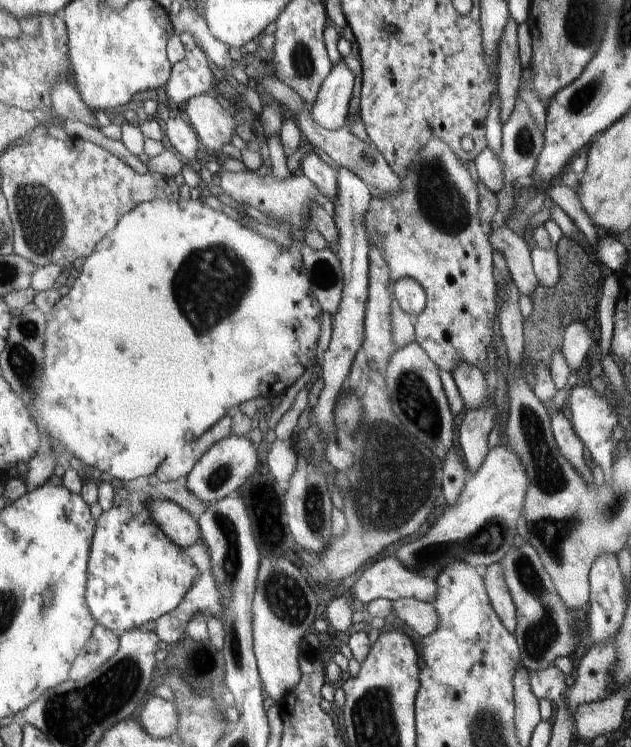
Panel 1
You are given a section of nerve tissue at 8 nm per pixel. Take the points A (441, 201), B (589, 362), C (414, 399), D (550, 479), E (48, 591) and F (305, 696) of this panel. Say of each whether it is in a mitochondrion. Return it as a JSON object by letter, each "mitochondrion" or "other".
{"A":"mitochondrion","B":"other","C":"mitochondrion","D":"mitochondrion","E":"mitochondrion","F":"other"}

